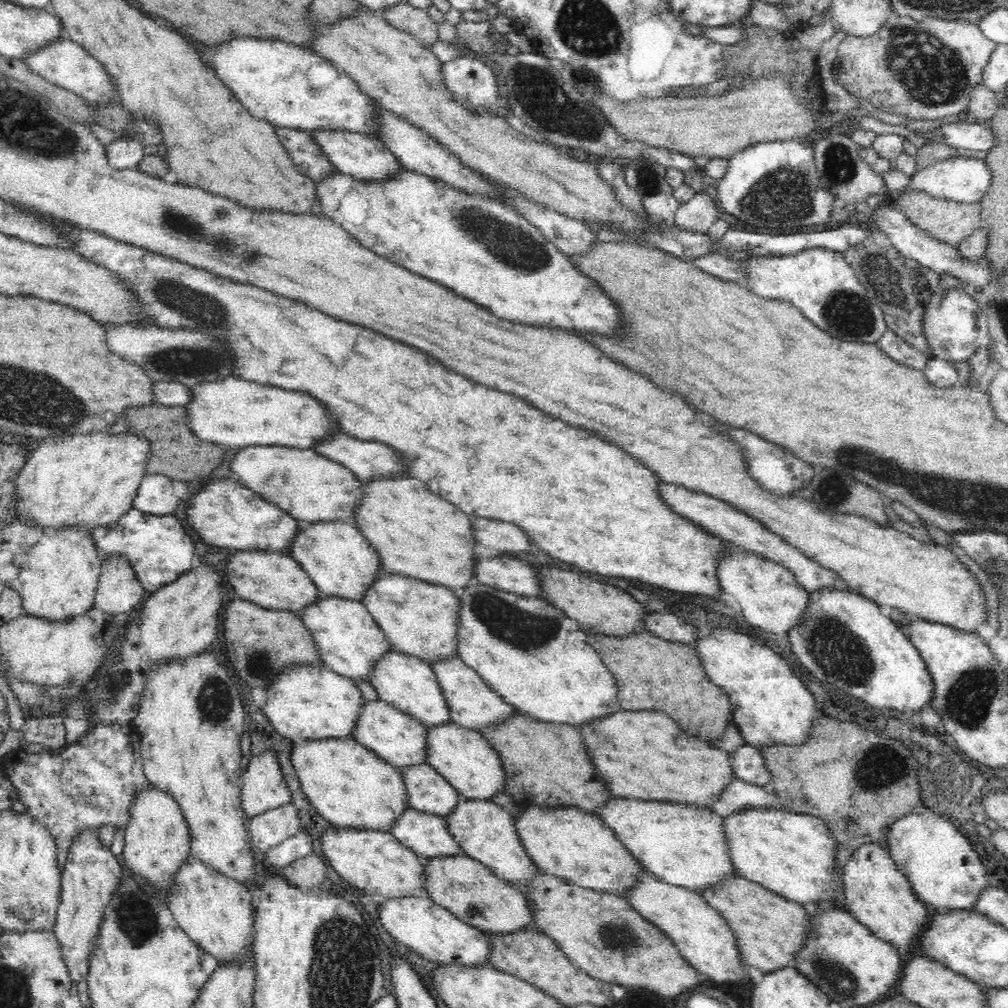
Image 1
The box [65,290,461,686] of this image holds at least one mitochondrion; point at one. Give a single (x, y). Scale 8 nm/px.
(170, 361)

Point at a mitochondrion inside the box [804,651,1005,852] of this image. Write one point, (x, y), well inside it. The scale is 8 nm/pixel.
(967, 700)

